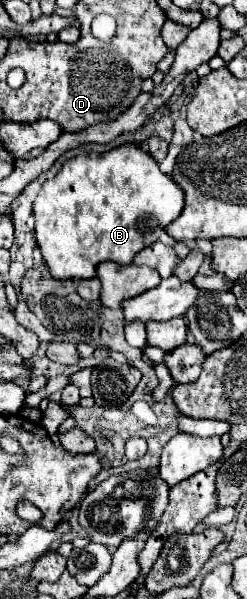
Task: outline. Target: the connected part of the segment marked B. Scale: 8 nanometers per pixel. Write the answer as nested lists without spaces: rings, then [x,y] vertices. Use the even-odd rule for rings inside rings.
[[[126,144],[104,154],[80,154],[64,162],[62,170],[42,184],[34,200],[36,246],[42,252],[44,264],[56,280],[86,280],[96,276],[96,266],[104,260],[130,264],[132,258],[146,246],[154,244],[160,232],[180,216],[184,194],[178,184],[160,172],[156,160],[138,144]]]

